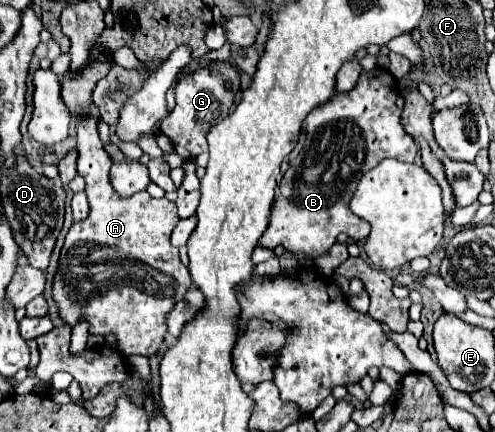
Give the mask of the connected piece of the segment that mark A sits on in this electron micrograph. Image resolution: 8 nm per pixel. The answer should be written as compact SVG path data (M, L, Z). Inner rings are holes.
M84 115L82 119L76 121L76 139L78 139L78 153L80 153L78 173L86 179L90 215L88 219L74 223L66 235L58 273L54 277L54 301L60 309L62 319L68 325L76 325L76 321L84 317L90 323L90 333L94 335L114 333L118 337L118 345L124 357L132 357L132 355L150 357L158 353L164 341L164 335L166 335L164 315L192 287L188 267L180 263L178 249L174 249L174 245L170 243L170 233L178 223L176 203L168 199L154 199L148 193L140 193L130 199L122 199L114 193L108 181L112 159L100 141L98 123L100 119L96 115Z

